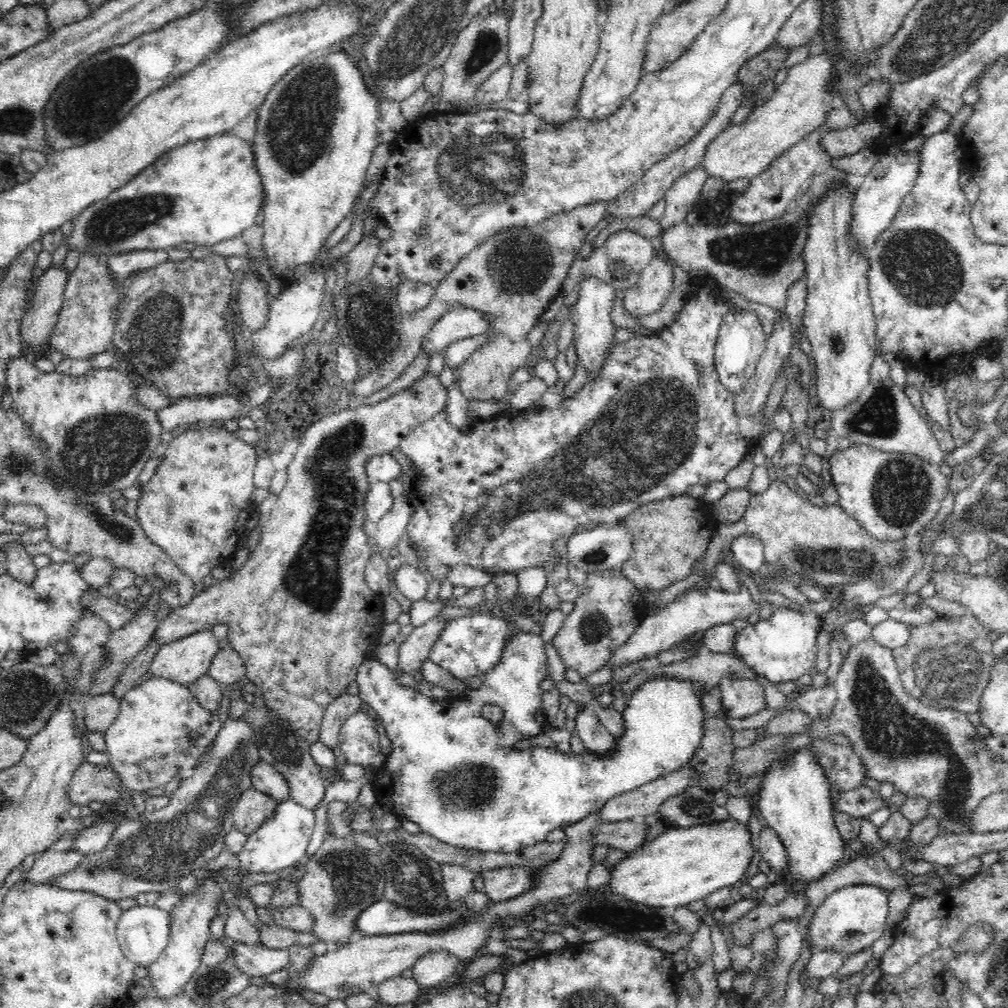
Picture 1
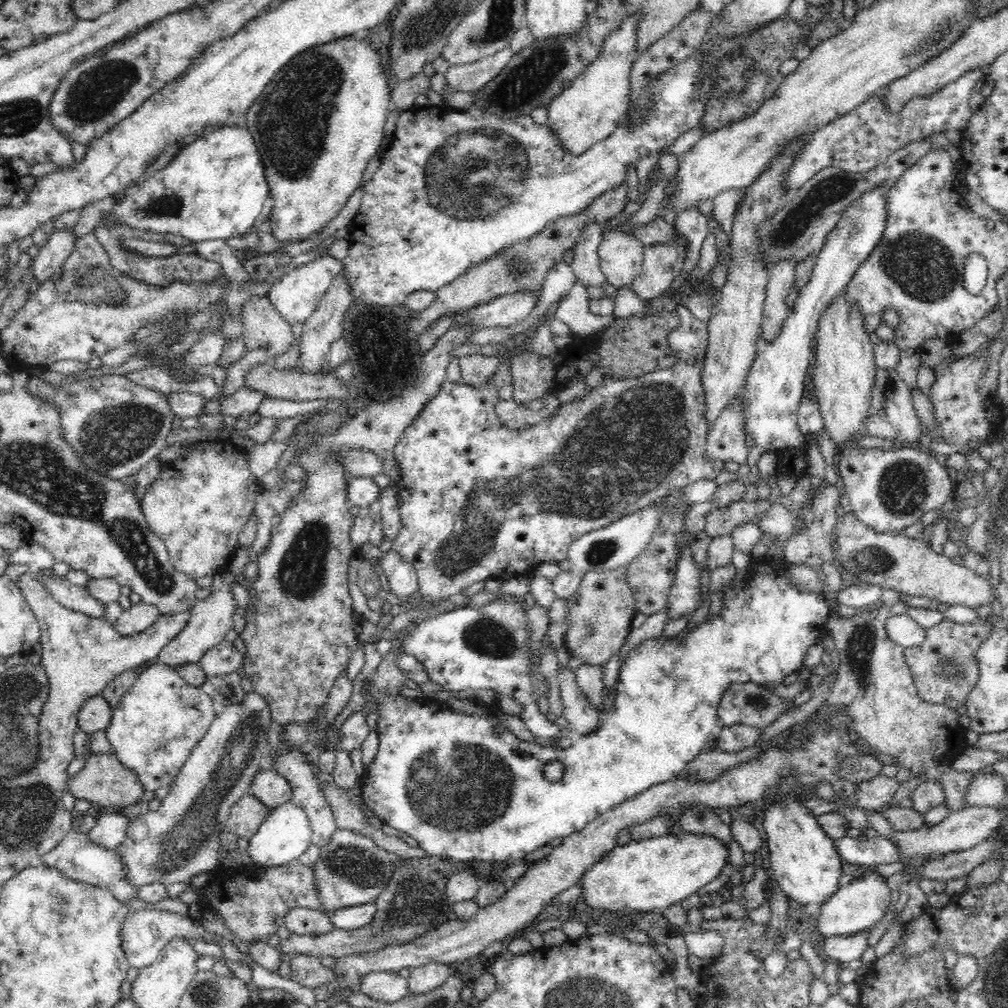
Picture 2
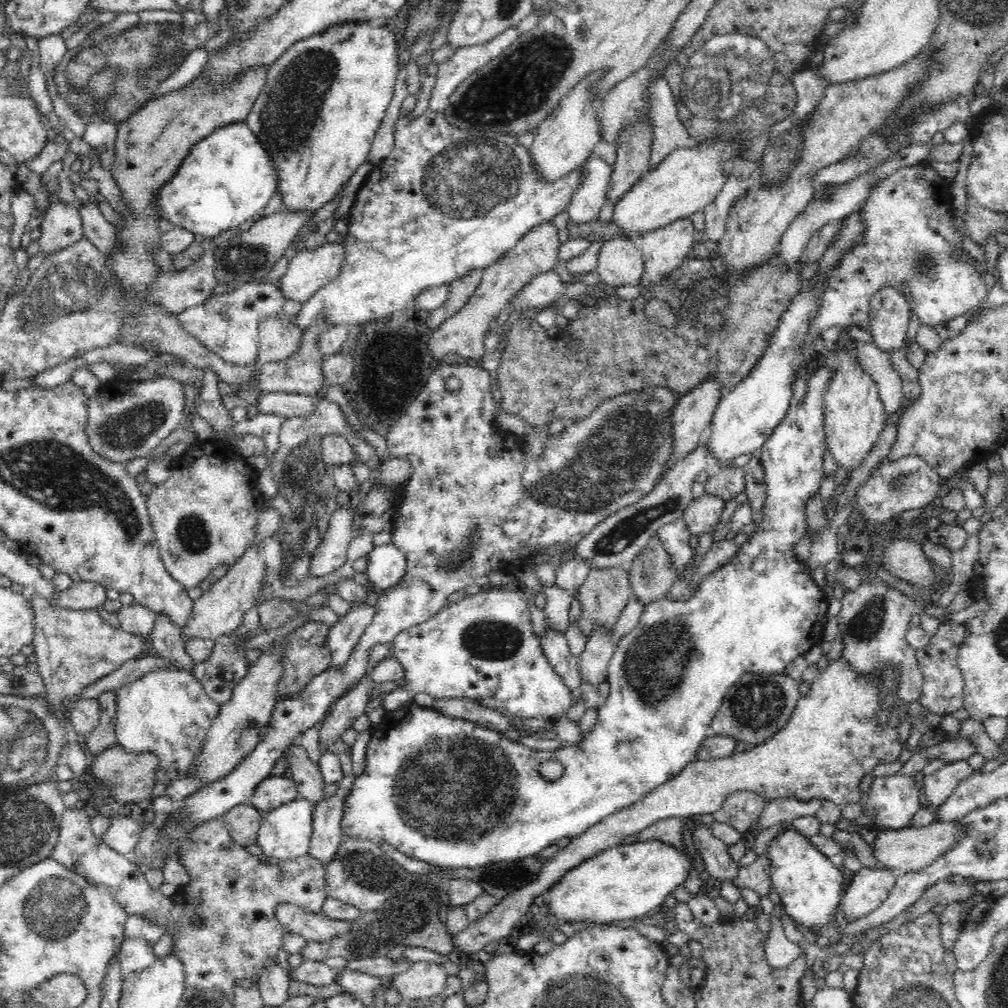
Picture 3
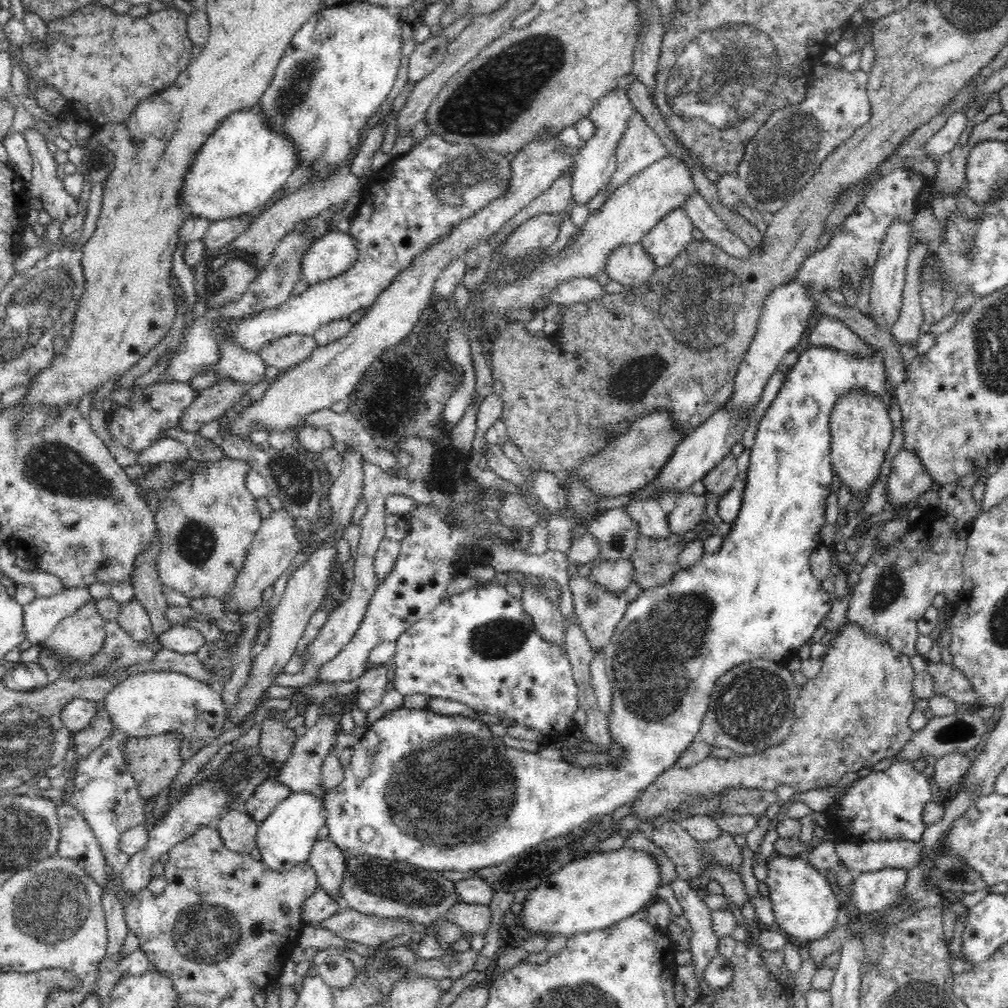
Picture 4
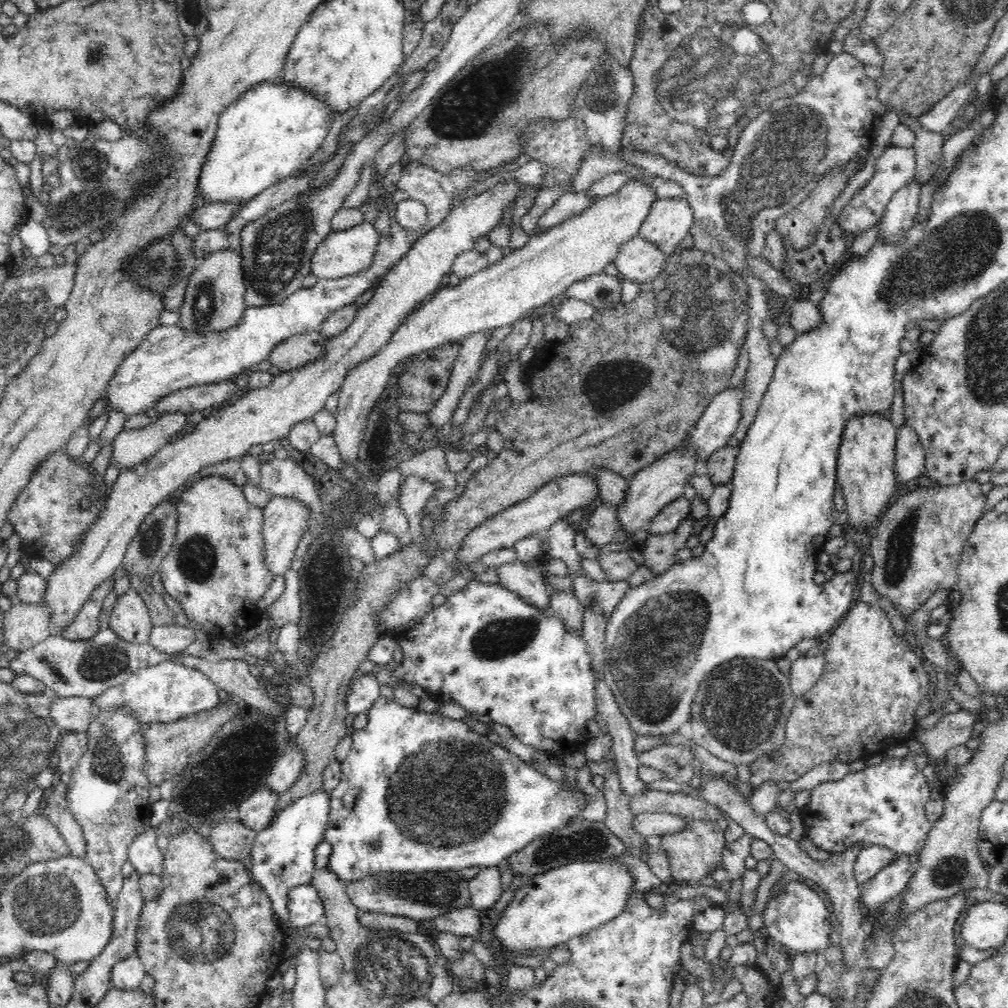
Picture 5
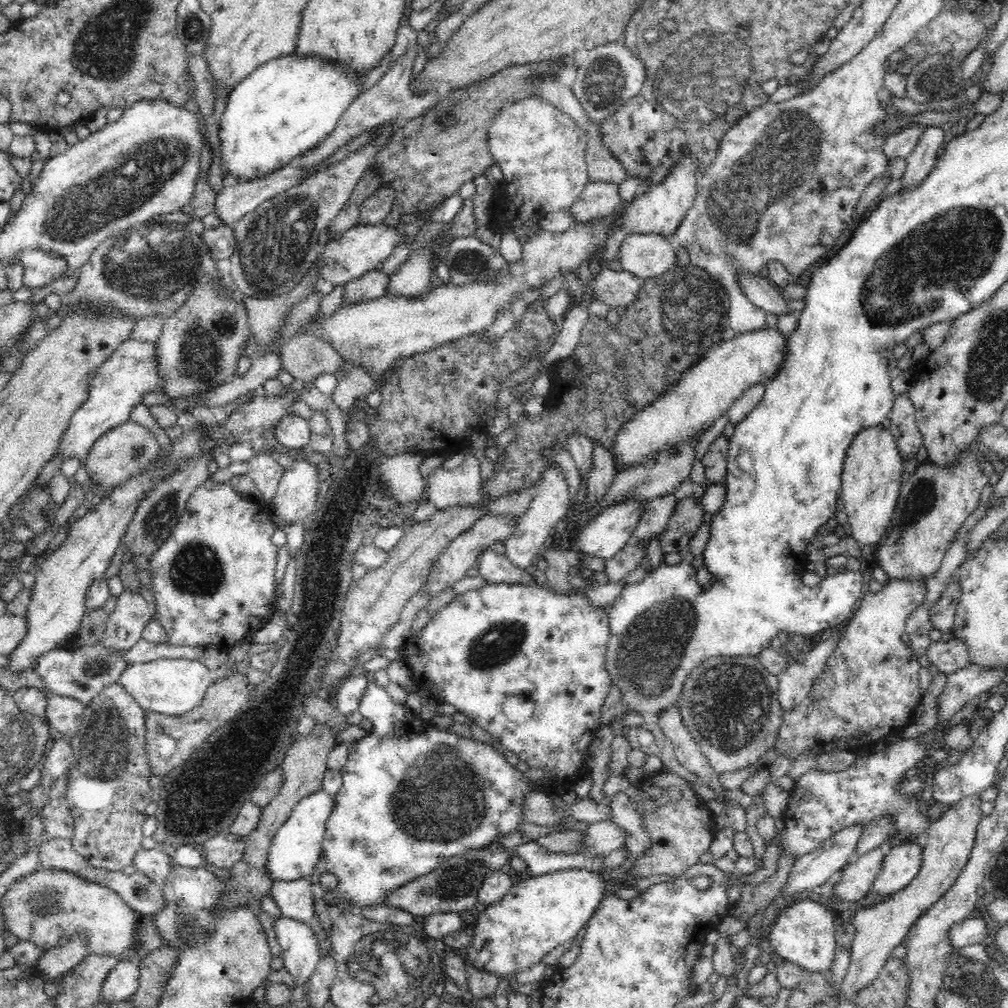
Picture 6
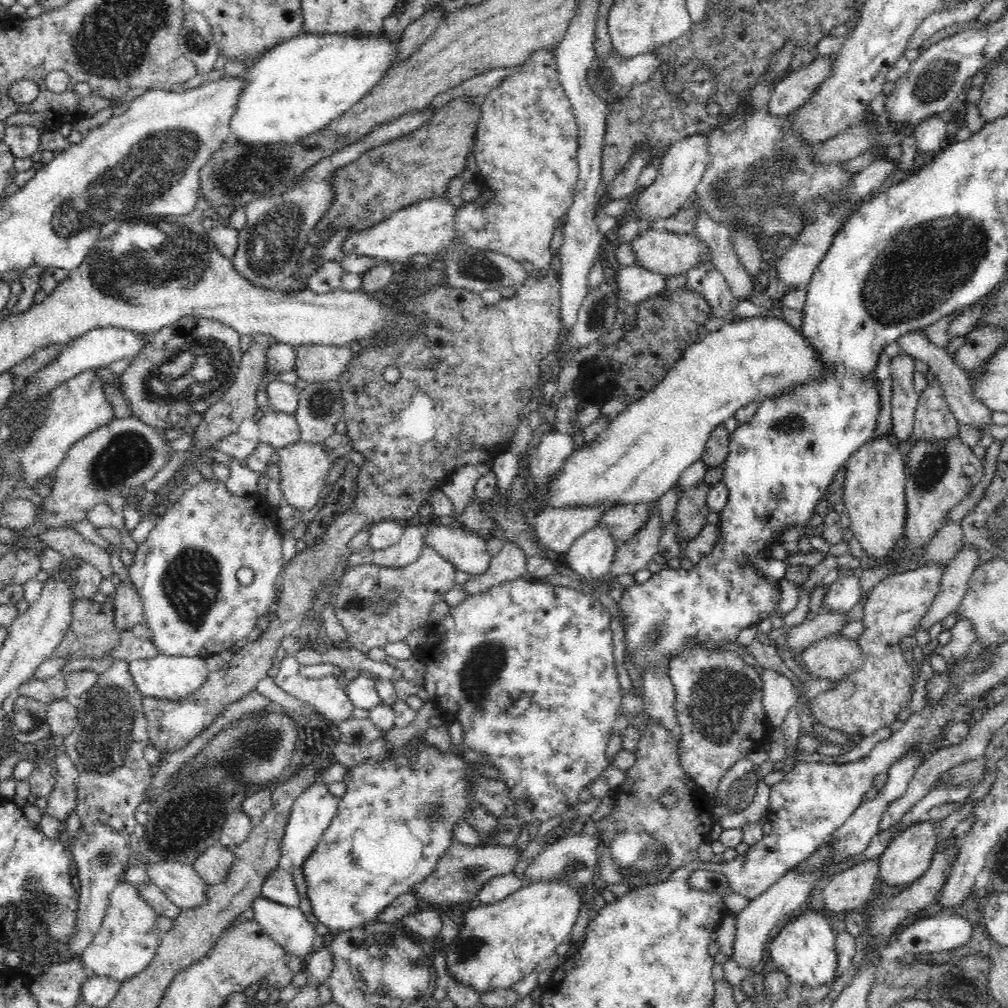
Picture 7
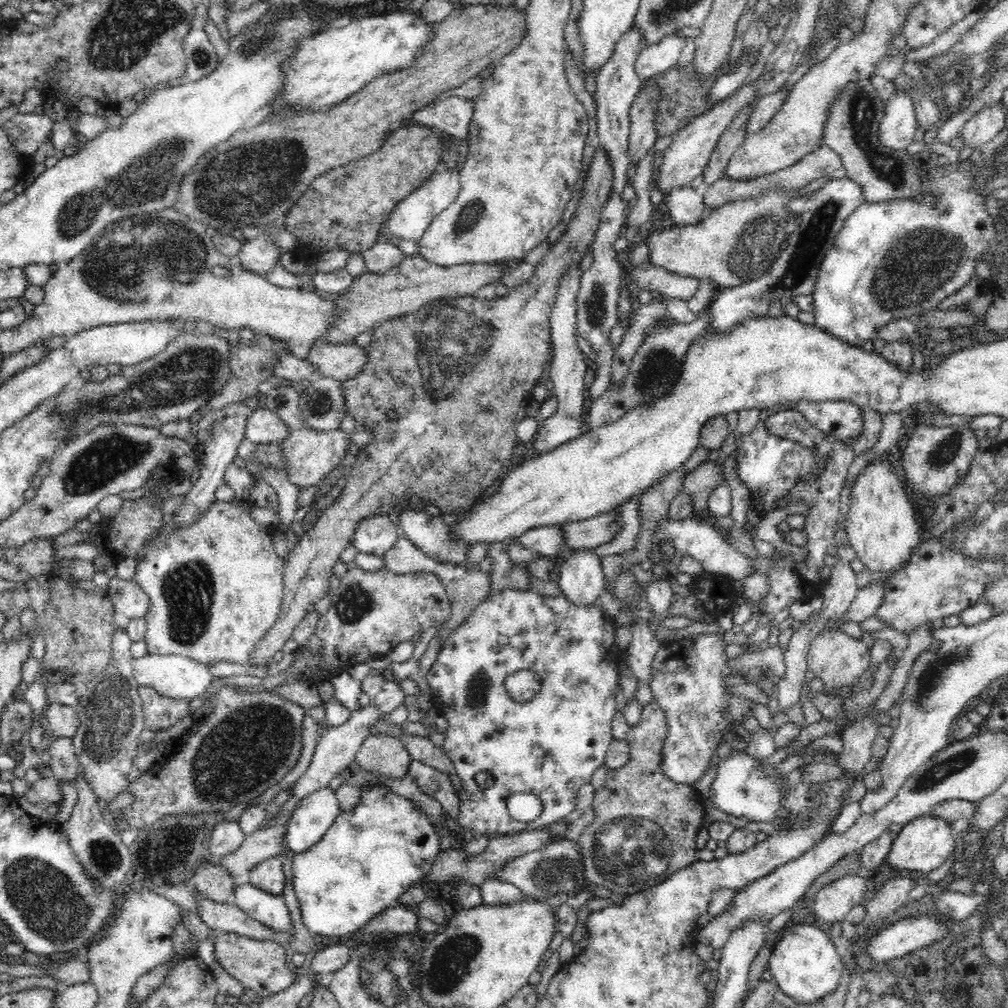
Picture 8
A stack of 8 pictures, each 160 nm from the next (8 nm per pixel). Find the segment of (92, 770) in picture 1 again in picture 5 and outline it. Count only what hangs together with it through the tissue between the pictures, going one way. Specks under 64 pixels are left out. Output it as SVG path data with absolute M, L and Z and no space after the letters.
M219 700L218 706L212 710L202 710L198 714L190 714L180 718L178 722L146 722L141 724L142 735L146 741L146 756L144 773L150 779L152 786L160 786L164 780L172 780L174 776L181 775L184 768L189 765L192 756L196 756L202 747L212 738L212 735L222 729L228 722L237 717L240 700Z

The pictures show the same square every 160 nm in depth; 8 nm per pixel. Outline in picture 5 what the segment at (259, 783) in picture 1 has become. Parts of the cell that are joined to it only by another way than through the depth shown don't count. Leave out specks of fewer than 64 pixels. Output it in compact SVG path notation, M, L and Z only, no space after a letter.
M264 786L255 790L238 807L239 820L250 830L262 831L274 816L279 793Z

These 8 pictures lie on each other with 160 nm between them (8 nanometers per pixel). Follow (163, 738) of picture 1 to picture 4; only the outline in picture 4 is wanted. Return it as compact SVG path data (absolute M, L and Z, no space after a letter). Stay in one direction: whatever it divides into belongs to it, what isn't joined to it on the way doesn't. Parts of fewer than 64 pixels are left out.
M167 670L146 671L126 677L102 701L116 730L129 737L178 733L180 757L190 760L203 746L214 742L223 731L228 714L222 695L210 683Z

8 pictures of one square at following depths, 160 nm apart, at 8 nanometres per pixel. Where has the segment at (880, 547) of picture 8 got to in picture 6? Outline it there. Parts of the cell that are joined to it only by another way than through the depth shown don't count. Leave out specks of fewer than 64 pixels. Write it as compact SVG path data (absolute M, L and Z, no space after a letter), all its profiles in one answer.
M882 424L864 428L854 436L854 440L852 440L848 452L846 452L842 468L840 503L841 510L847 514L851 534L860 546L878 545L884 539L886 530L888 530L888 526L892 522L894 508L896 508L896 502L904 479L904 460L900 455L900 449L896 439L894 439L894 435L884 428Z

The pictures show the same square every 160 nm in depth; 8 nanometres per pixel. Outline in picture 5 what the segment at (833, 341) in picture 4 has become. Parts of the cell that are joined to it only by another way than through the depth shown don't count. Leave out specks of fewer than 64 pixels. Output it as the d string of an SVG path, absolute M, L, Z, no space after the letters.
M797 296L794 299L784 298L783 314L786 314L796 335L802 334L812 327L818 326L822 320L819 305Z

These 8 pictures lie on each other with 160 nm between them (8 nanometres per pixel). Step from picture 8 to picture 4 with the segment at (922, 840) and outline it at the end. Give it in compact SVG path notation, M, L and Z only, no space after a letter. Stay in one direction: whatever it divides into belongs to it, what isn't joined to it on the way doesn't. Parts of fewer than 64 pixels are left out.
M890 867L876 872L855 874L851 900L860 912L870 914L889 910L897 905L908 873L902 867Z

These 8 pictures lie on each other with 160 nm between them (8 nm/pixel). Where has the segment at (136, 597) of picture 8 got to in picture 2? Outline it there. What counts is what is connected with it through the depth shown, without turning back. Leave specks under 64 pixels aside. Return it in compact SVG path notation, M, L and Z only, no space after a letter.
M140 601L139 604L131 604L130 608L124 609L123 614L113 626L119 634L132 636L132 634L140 634L148 630L160 616L162 613L156 607Z

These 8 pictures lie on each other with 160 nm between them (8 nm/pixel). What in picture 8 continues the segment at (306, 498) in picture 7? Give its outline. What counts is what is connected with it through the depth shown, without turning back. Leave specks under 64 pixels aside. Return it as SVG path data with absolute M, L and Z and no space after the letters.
M304 428L290 432L290 436L283 440L282 459L286 461L286 470L288 478L292 483L298 485L298 489L302 490L303 486L316 486L320 480L324 478L331 470L341 466L341 460L347 455L347 448L350 446L351 434L347 434L342 429L332 430L316 430Z

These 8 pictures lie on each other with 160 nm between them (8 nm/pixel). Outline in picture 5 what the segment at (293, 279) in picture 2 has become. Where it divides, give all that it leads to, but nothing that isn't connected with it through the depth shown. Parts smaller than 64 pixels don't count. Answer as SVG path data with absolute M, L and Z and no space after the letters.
M368 222L352 226L341 232L332 232L322 242L314 256L311 258L311 273L319 279L336 279L356 276L362 270L366 270L372 264L372 258L376 254L380 235L376 228Z

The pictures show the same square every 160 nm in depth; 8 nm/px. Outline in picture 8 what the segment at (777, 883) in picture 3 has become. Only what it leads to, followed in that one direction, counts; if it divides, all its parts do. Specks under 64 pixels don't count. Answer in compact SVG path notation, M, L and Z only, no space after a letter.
M800 922L789 931L779 935L779 941L772 946L767 968L778 990L794 998L801 1007L818 1002L838 988L844 965L836 946L824 931L811 922Z

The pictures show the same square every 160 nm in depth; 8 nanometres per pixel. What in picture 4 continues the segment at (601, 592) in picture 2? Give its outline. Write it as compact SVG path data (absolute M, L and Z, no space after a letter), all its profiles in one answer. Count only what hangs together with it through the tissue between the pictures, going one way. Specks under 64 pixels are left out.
M631 559L605 560L594 565L589 579L613 594L625 594L629 585L635 581Z

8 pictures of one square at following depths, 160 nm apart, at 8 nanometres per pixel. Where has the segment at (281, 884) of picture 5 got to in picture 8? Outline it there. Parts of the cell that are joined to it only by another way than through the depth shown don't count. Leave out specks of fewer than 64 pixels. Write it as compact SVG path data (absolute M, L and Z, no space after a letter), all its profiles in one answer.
M330 787L302 798L287 826L290 851L300 854L320 842L341 811L335 790Z

